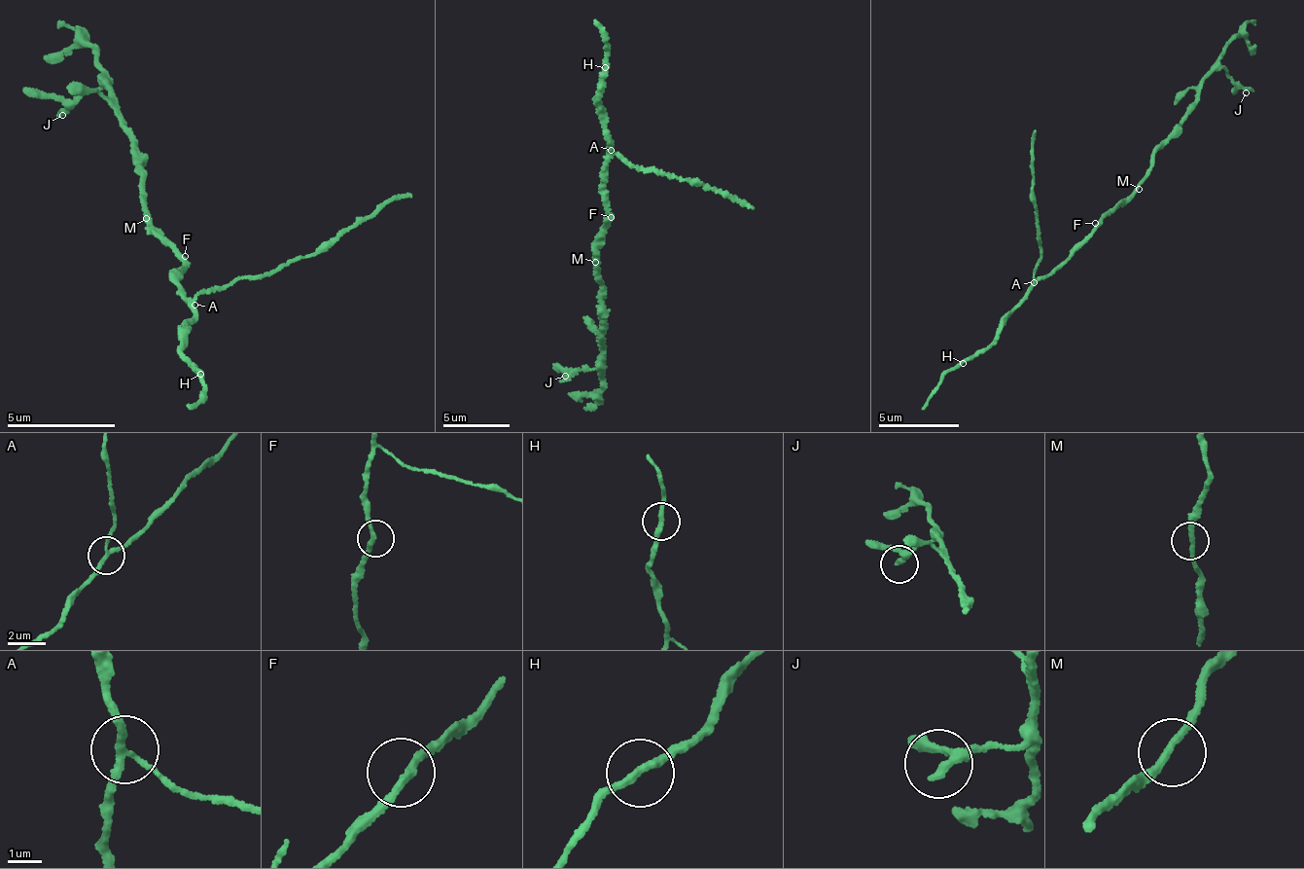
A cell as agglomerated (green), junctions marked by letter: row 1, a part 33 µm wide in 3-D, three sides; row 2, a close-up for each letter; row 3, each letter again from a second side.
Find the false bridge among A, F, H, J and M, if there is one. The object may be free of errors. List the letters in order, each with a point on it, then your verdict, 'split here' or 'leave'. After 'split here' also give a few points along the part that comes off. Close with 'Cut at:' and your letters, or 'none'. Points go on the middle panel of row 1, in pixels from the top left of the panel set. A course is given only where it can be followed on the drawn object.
A: place (611, 150); split here; course (612, 151), (642, 169), (689, 179), (753, 208)
F: place (611, 217); leave
H: place (605, 67); leave
J: place (565, 376); leave
M: place (595, 262); leave
Cut at: A

